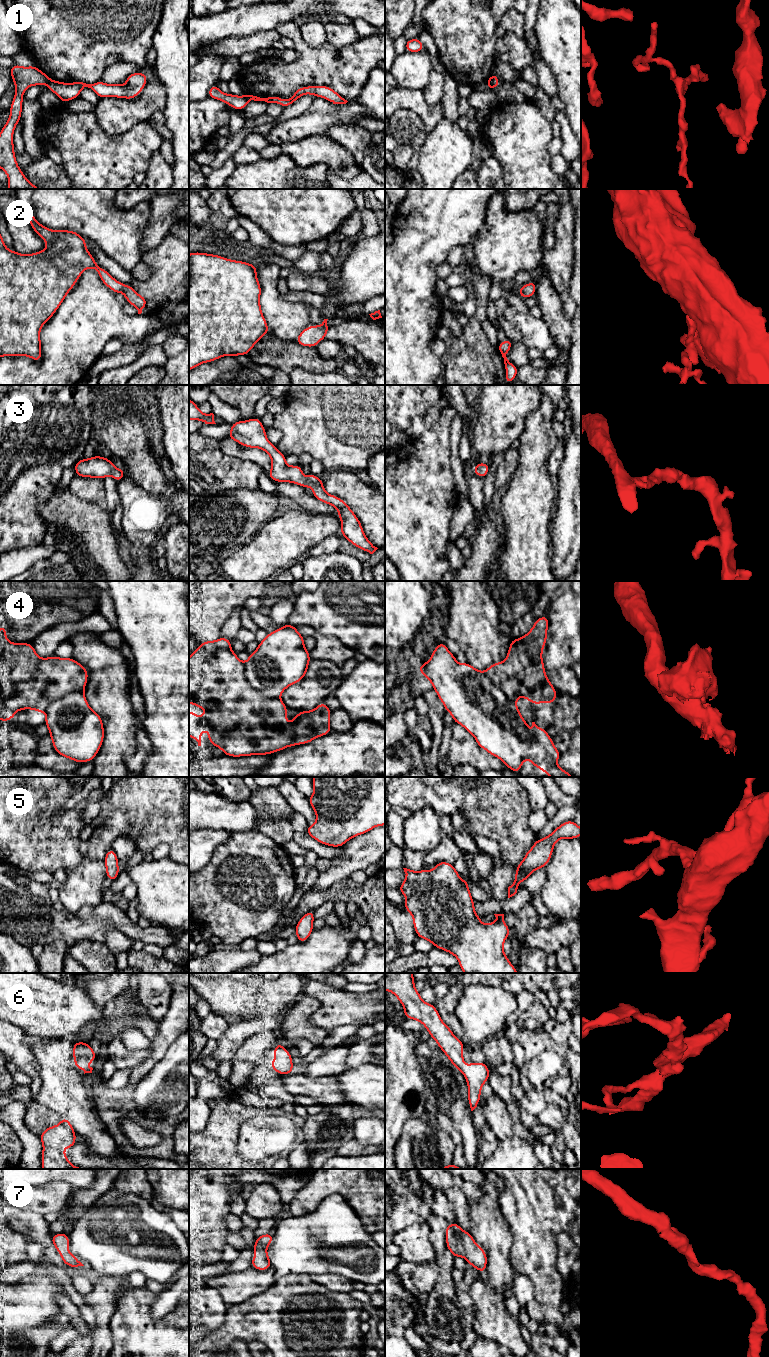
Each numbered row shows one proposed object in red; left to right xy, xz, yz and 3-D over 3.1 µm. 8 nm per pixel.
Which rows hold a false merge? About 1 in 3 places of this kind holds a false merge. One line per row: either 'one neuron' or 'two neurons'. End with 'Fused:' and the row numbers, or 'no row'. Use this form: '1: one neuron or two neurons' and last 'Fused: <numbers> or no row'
1: two neurons
2: one neuron
3: one neuron
4: one neuron
5: one neuron
6: one neuron
7: one neuron
Fused: 1

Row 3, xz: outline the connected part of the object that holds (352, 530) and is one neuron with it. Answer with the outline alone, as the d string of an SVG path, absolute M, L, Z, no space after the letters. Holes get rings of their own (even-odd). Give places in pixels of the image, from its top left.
M254 417L247 421L240 420L231 424L227 438L242 446L259 448L267 452L271 457L271 470L268 476L274 482L289 482L304 488L311 487L314 498L338 510L337 516L341 519L340 534L342 536L354 546L370 554L378 549L365 536L359 519L344 500L325 491L322 479L311 473L305 478L300 465L288 466L286 464L286 456L269 442L266 437L266 429L260 419Z

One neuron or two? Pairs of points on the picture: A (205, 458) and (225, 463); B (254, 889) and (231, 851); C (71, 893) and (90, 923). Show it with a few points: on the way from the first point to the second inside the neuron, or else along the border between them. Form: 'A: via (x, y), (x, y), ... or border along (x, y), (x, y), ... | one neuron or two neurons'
A: via (210, 463), (220, 463) | one neuron
B: via (249, 880), (249, 869), (240, 860) | one neuron
C: border along (102, 901), (77, 911), (64, 909) | two neurons

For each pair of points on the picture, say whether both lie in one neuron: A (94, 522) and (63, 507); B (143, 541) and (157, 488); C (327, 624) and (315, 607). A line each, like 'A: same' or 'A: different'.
A: same
B: different
C: same

